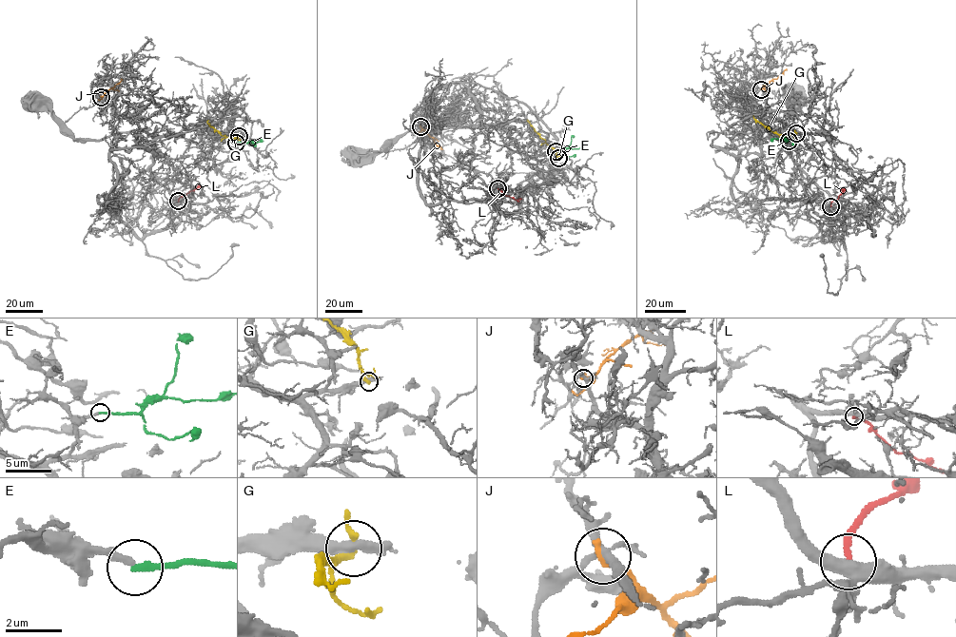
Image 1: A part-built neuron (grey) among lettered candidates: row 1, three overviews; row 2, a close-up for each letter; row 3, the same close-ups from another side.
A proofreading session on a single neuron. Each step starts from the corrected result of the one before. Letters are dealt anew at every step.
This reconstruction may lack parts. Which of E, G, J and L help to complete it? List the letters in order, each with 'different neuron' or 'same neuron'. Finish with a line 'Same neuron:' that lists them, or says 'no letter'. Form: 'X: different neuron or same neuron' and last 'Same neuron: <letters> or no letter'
E: different neuron
G: different neuron
J: different neuron
L: different neuron
Same neuron: no letter

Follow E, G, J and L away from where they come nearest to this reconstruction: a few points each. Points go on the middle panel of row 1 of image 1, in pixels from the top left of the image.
E: (556, 151), (567, 148), (571, 136), (574, 136)
G: (557, 158), (527, 120)
J: (420, 126), (442, 149)
L: (497, 188), (506, 196), (521, 199)

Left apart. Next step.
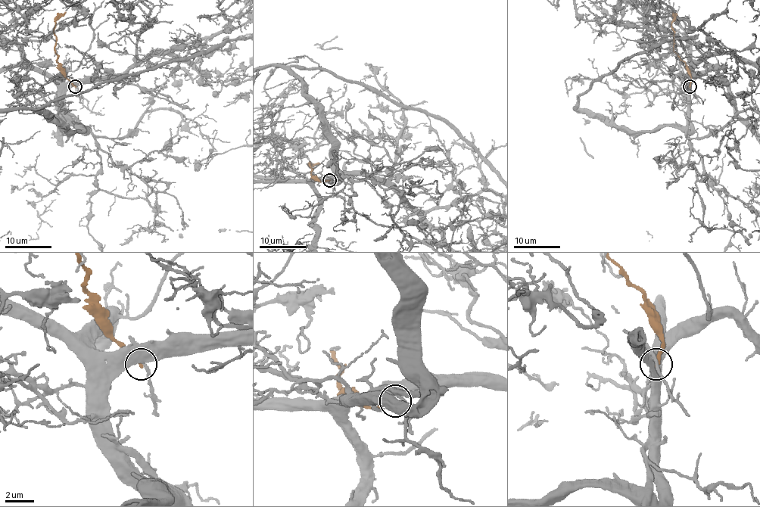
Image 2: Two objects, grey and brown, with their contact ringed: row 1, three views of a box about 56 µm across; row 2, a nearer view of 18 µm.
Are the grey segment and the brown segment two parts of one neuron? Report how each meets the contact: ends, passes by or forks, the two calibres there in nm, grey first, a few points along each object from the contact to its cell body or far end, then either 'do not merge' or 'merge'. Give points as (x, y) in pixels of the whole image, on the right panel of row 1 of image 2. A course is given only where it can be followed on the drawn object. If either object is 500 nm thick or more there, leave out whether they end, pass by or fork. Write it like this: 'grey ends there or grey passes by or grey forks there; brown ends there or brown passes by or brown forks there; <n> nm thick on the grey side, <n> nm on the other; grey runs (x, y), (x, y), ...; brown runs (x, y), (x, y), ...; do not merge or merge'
grey passes by; brown ends there; 260 nm thick on the grey side, 280 nm on the other; brown runs (689, 85), (691, 76), (686, 65), (674, 51), (673, 11); do not merge

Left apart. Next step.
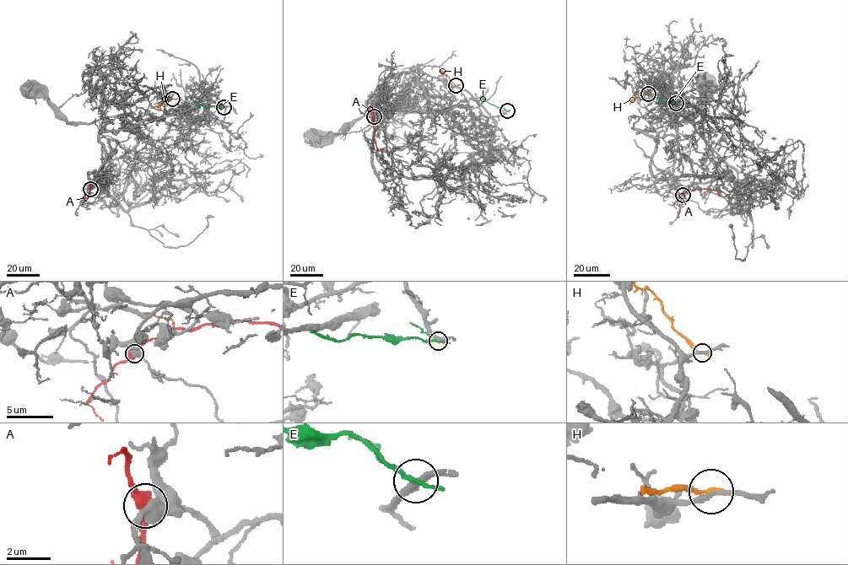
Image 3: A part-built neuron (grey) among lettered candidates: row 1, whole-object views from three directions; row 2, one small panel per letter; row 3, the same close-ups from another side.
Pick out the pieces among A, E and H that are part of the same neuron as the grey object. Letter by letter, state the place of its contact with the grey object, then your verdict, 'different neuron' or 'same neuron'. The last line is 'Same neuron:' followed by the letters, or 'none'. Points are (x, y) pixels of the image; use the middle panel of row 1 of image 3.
A: meets grey at (374, 116); same neuron
E: meets grey at (507, 110); different neuron
H: meets grey at (456, 85); different neuron
Same neuron: A

